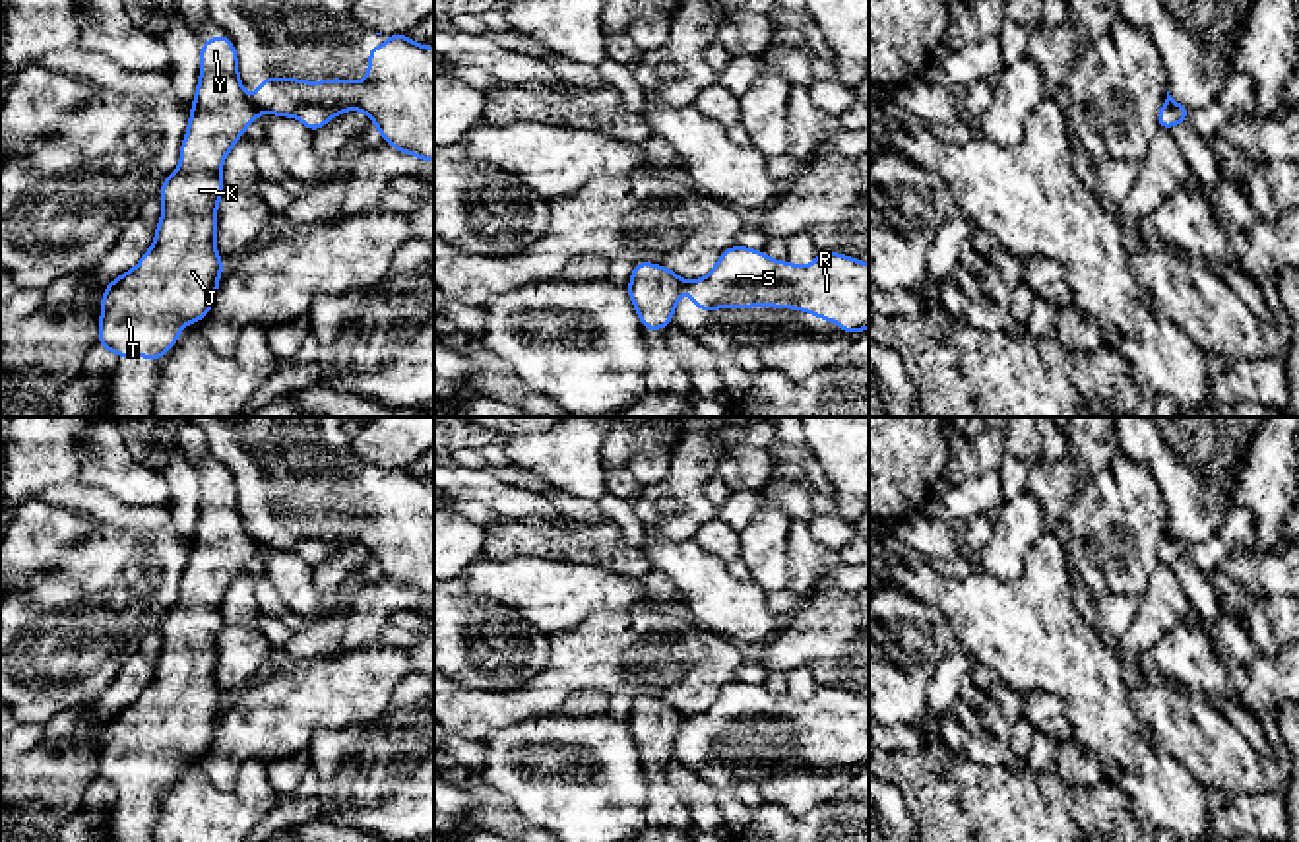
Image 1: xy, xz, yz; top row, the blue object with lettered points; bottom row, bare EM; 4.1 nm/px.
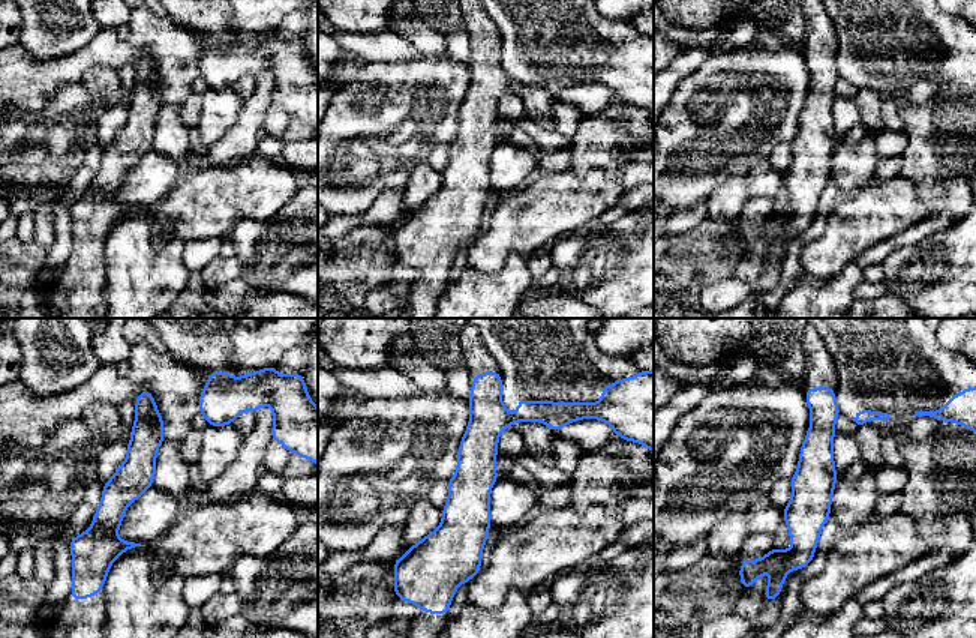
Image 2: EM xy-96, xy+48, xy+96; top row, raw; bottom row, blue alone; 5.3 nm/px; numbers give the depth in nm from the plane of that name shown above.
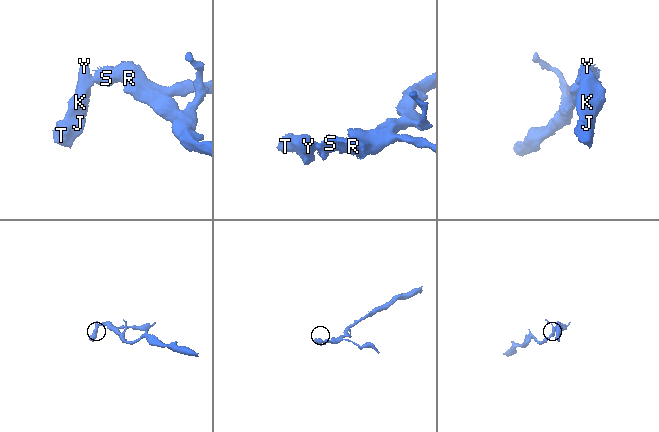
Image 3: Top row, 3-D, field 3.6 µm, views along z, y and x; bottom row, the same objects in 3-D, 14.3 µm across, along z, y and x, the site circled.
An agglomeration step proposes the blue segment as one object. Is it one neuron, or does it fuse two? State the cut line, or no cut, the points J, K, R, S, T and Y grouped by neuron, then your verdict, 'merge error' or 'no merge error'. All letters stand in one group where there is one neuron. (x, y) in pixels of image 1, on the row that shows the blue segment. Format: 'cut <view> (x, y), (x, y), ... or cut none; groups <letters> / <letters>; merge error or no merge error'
cut xy (249, 99), (258, 111); groups J K T Y / R S; merge error

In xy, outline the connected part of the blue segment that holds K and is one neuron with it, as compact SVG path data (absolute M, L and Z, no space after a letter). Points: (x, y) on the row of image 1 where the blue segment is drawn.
M229 35L204 41L180 165L159 190L163 213L155 227L155 243L130 272L103 289L99 320L103 351L114 351L120 359L142 355L161 361L176 345L186 324L200 322L211 312L225 268L215 246L217 204L225 192L221 169L227 153L256 118L258 111L244 93L238 56Z

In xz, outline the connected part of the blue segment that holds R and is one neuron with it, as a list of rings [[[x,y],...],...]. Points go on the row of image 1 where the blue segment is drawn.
[[[725,248],[700,279],[686,281],[694,307],[715,308],[777,307],[836,322],[843,334],[869,328],[869,264],[820,250],[810,266],[772,260],[764,250]]]

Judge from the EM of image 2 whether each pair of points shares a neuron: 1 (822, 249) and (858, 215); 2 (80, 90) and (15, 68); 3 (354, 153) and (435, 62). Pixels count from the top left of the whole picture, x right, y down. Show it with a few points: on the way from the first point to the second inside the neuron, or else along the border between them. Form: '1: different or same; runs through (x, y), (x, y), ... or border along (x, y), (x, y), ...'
1: same; runs through (831, 243), (850, 224)
2: different; border along (81, 80), (63, 84), (41, 111)
3: same; runs through (372, 131), (419, 84)

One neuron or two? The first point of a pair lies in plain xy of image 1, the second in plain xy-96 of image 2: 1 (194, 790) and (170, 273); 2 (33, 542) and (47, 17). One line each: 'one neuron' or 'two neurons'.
1: one neuron
2: two neurons

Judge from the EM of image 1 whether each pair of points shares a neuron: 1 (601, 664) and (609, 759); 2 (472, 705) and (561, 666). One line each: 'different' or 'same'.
1: different
2: same

